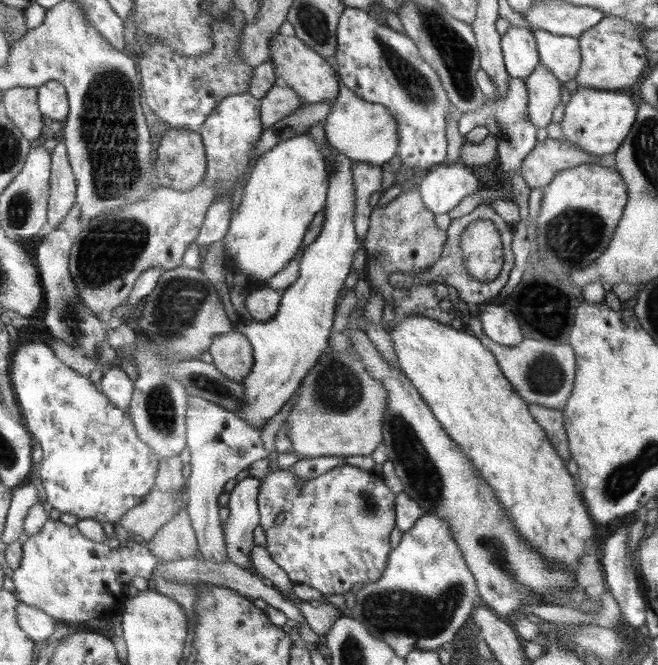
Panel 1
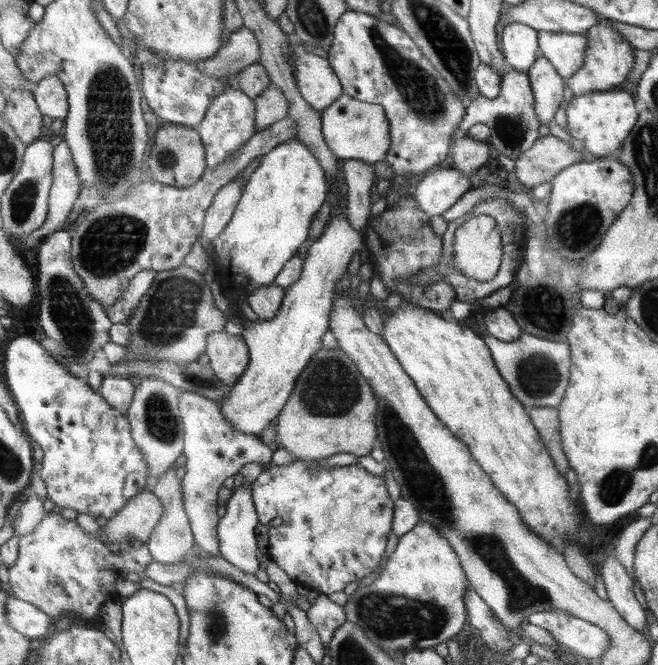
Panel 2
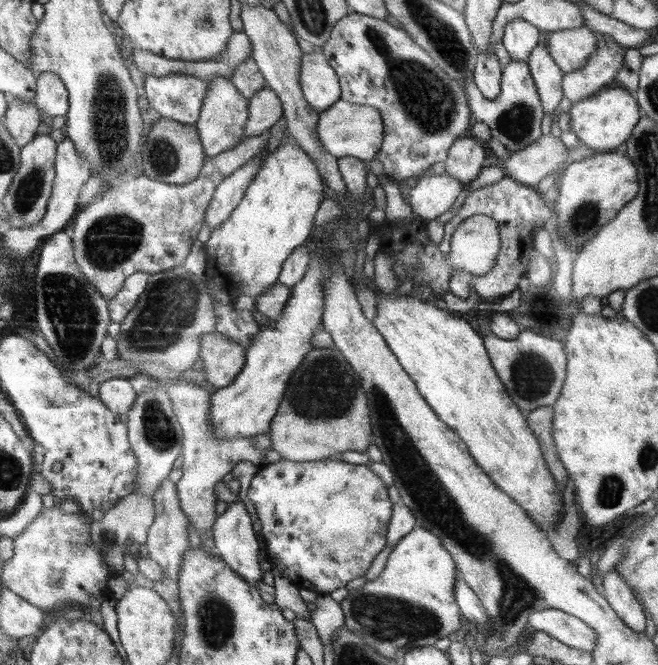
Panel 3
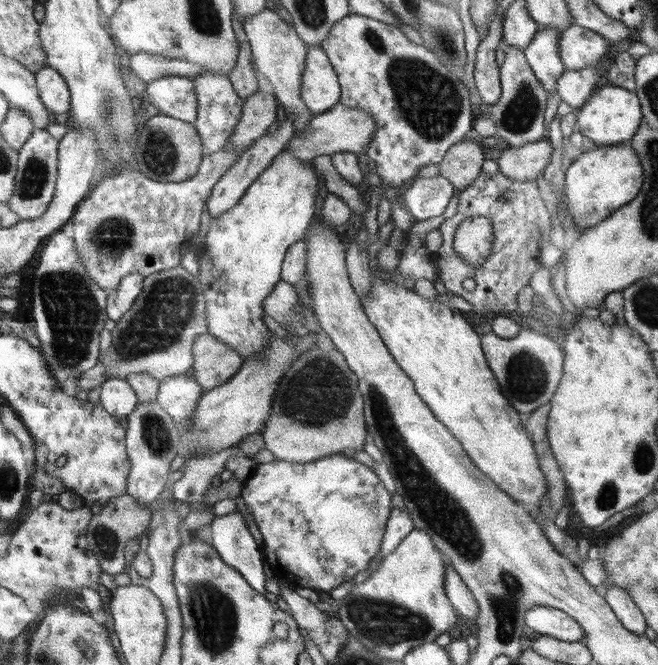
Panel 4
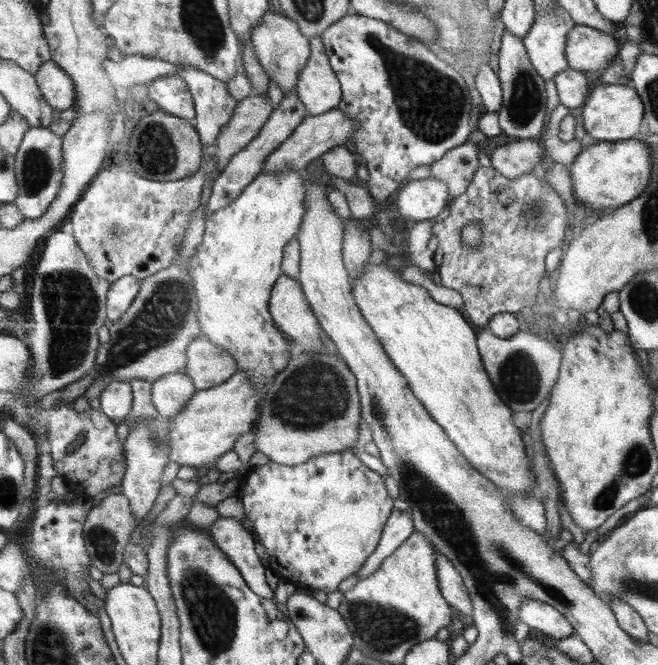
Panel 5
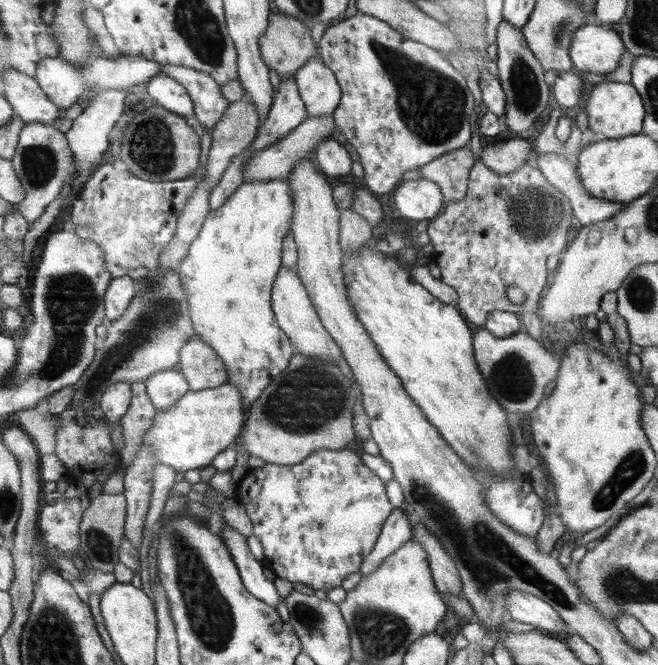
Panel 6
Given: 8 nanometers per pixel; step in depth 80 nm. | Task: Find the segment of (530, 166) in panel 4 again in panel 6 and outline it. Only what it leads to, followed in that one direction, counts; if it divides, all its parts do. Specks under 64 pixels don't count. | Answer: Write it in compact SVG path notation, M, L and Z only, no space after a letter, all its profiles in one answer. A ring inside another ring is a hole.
M525 136L498 144L486 140L483 143L480 162L498 174L512 174L526 164L531 155L534 155L533 148Z

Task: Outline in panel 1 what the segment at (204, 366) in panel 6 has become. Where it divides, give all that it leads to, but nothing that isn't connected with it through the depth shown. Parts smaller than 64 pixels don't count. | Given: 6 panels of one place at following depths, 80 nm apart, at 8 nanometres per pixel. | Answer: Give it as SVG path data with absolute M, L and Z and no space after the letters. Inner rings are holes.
M239 331L218 334L207 352L211 354L217 370L232 382L242 383L253 367L252 346Z

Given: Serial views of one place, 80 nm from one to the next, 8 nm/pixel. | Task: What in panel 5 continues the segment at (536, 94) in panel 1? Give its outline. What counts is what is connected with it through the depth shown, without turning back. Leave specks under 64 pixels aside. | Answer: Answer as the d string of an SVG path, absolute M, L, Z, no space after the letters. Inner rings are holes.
M555 4L551 10L543 10L535 16L534 24L529 28L528 34L521 40L527 50L532 67L544 79L553 79L558 73L566 70L569 65L566 61L566 41L570 29L574 28L573 18L561 6Z

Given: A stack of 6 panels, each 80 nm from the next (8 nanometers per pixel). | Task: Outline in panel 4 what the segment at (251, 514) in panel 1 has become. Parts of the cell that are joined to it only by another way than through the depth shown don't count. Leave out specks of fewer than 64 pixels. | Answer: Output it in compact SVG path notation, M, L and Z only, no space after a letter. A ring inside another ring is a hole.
M235 511L224 516L215 516L210 523L210 534L212 534L212 547L218 552L220 558L228 565L237 570L250 586L256 591L258 596L264 596L266 591L266 575L264 575L264 562L262 561L262 547L256 544L252 537L242 513Z

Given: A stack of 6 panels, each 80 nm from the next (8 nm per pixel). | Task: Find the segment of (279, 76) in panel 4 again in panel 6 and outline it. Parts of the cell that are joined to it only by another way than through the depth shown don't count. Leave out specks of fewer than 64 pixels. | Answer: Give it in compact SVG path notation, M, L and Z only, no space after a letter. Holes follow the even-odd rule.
M269 14L268 26L259 38L262 61L280 77L294 74L319 52L311 29L297 18Z

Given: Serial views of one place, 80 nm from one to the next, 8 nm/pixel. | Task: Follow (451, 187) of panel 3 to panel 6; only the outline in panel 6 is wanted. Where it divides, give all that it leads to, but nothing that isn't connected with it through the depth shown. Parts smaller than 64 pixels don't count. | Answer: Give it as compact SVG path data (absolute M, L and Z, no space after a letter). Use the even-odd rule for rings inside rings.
M424 178L401 181L394 194L395 208L404 219L426 220L439 216L446 204L442 190Z

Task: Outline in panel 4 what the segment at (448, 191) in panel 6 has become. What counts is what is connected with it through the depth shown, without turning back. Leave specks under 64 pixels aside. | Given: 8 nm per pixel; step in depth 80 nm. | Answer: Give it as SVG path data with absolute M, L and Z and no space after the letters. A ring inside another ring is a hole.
M466 137L446 151L442 162L438 164L439 173L450 179L454 188L460 192L478 178L484 159L482 146Z

